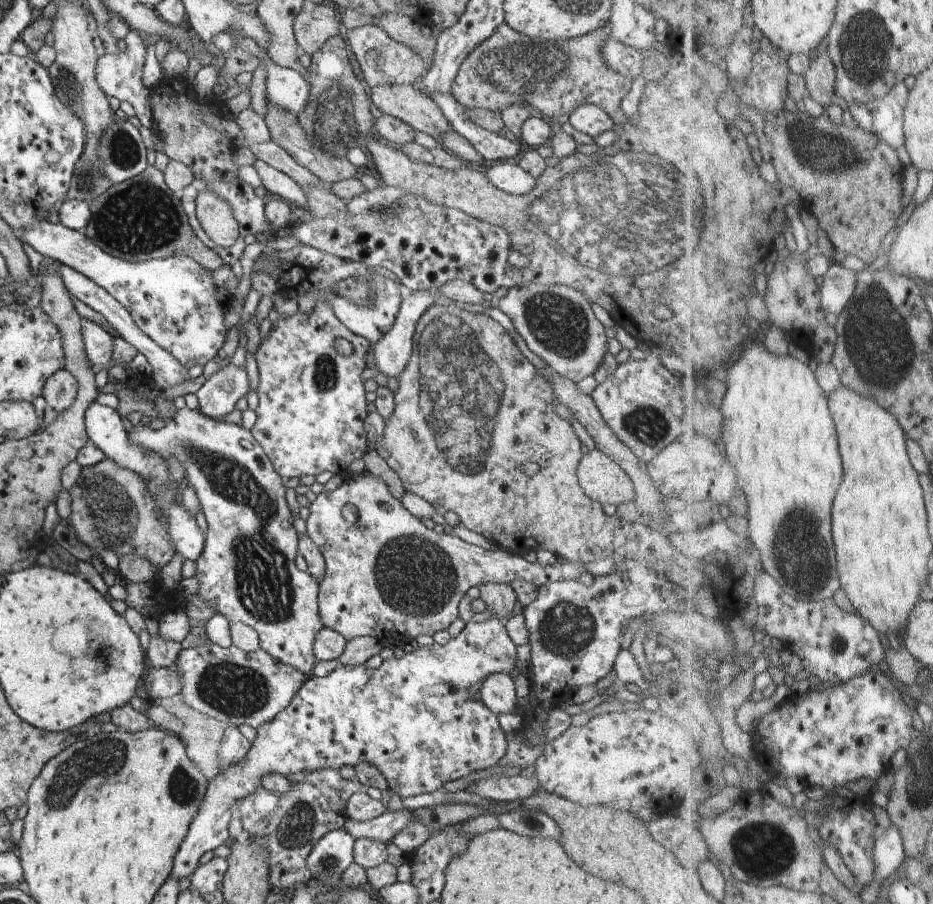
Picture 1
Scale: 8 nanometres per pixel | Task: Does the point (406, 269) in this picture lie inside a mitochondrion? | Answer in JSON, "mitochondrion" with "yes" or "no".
{"mitochondrion":"no"}

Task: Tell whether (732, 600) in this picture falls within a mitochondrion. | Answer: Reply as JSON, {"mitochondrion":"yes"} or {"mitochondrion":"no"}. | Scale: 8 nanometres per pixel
{"mitochondrion":"no"}

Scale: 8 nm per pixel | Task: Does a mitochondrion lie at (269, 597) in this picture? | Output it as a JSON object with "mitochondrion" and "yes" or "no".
{"mitochondrion":"yes"}

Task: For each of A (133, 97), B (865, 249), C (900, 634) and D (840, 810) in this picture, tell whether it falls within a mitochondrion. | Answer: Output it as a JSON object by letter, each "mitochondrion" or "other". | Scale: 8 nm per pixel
{"A":"other","B":"other","C":"other","D":"other"}

